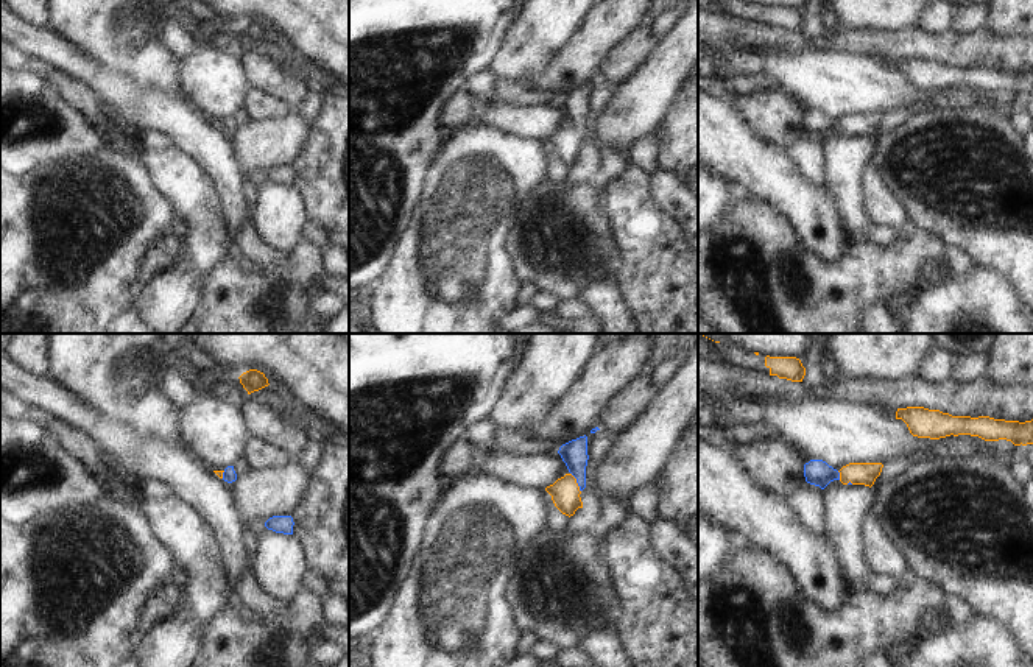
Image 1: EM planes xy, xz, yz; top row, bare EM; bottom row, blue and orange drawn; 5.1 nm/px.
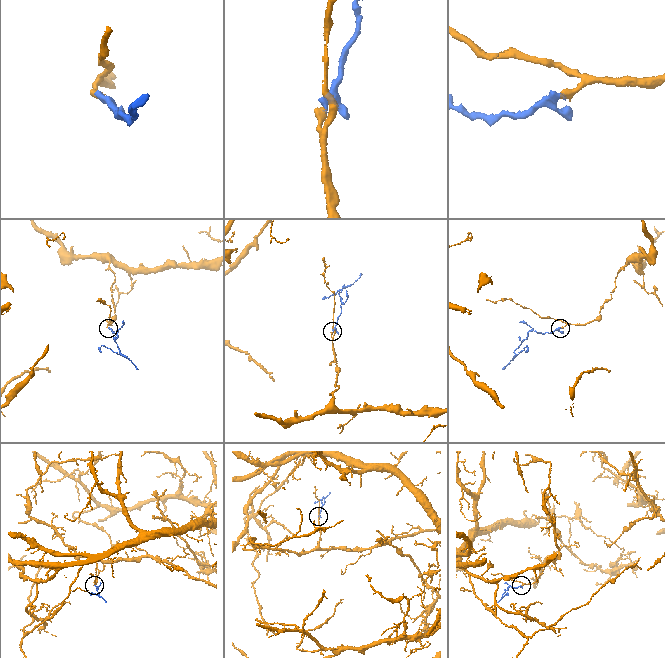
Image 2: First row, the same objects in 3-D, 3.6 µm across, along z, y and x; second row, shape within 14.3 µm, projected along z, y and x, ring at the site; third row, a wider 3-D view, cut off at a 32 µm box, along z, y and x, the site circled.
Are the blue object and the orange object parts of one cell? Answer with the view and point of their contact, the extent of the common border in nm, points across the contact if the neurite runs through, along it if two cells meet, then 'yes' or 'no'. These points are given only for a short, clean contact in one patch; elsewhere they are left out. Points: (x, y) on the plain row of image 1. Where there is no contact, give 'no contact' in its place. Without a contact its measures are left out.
contact xz (577, 133); length 120 nm; way xz (574, 105), (577, 133), (564, 142); yes

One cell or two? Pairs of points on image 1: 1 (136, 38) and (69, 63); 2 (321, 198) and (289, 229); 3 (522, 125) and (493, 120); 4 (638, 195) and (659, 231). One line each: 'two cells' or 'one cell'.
1: two cells
2: two cells
3: one cell
4: one cell

